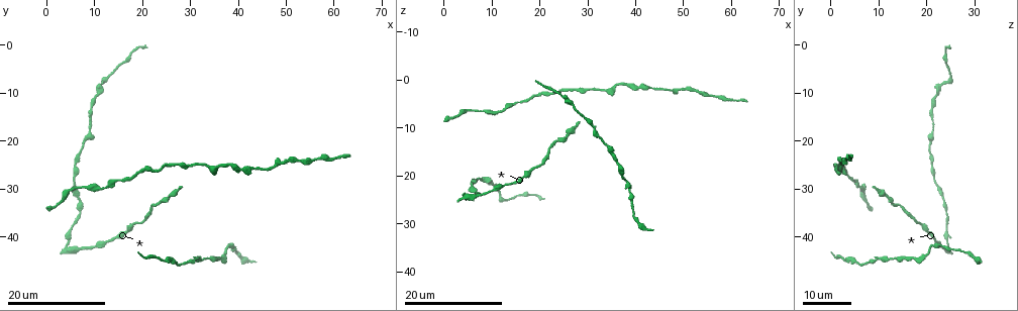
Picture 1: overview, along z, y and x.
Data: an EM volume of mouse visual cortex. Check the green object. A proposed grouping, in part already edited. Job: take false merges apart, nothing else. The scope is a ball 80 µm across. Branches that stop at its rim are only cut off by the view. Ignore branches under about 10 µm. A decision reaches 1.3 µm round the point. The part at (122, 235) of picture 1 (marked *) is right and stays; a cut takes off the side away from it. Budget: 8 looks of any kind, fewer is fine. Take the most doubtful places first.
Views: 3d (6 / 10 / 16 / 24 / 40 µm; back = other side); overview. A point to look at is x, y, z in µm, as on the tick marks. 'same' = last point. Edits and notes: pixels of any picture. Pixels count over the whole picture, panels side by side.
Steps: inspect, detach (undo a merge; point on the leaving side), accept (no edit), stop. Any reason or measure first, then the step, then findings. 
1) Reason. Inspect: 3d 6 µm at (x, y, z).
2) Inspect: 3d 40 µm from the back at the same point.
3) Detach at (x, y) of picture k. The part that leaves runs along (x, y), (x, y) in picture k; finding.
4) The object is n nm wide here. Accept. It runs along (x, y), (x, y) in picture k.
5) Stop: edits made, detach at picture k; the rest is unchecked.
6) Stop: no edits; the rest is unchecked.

Inspect: 3d 24 µm at (25.0, 32.5, 12.0).

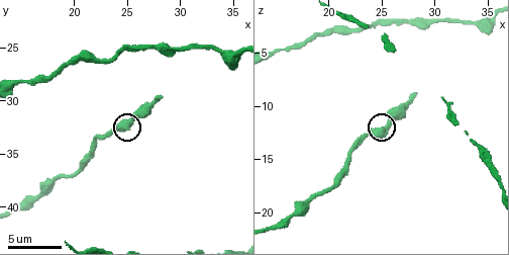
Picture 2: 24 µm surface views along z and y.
Zoom in. Inspect: 3d 6 µm at (25.4, 32.4, 12.6).

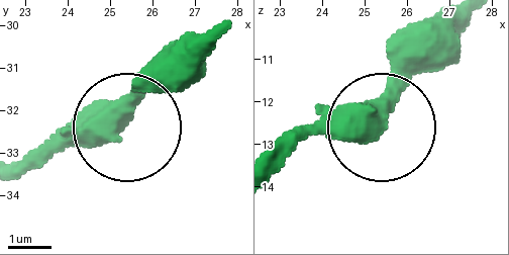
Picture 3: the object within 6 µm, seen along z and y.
The side arm is 44 µm long. Accept. One cell here.

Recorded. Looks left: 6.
Inspect: 3d 24 µm at (9.0, 18.5, 21.0).

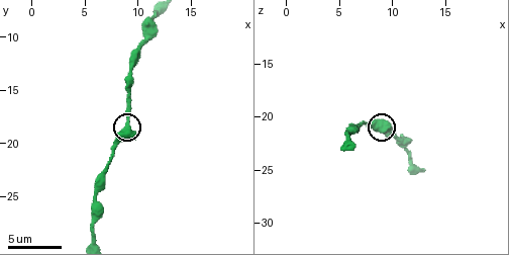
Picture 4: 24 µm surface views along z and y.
Inspect: 3d 6 µm at the same point.

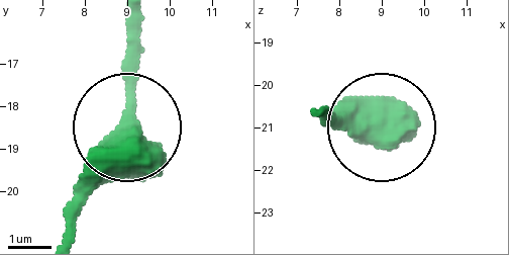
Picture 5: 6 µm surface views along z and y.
Accept. It runs along (67, 228), (85, 173), (125, 118), (125, 21) in picture 5; all the same cell.

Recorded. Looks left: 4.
Inspect: 3d 10 µm at (29.2, 25.2, 2.2).

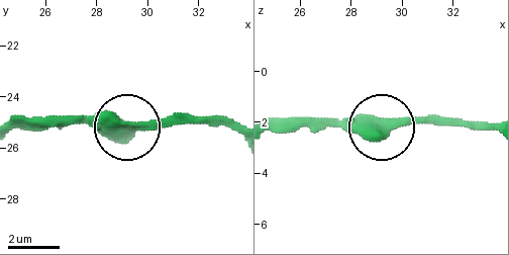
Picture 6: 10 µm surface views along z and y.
From behind. Inspect: 3d 10 µm from the back at (29.2, 25.0, 2.1).

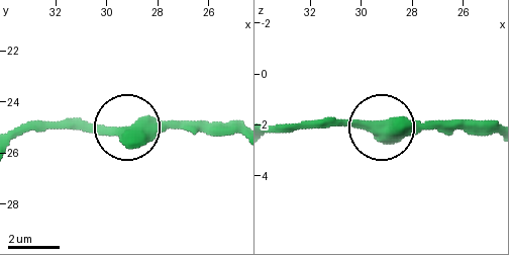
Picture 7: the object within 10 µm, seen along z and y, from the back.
Accept. Continuous, no second cell.

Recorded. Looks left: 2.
Inspect: 3d 16 µm at (31.0, 45.5, 9.5).

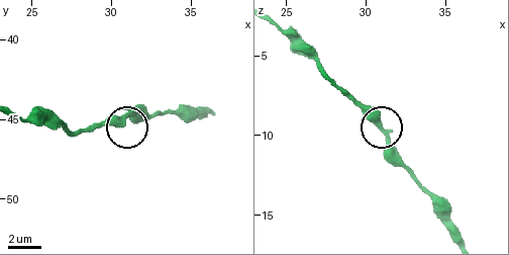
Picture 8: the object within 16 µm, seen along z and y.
Closer look. Inspect: 3d 10 µm at (30.9, 44.8, 9.2).

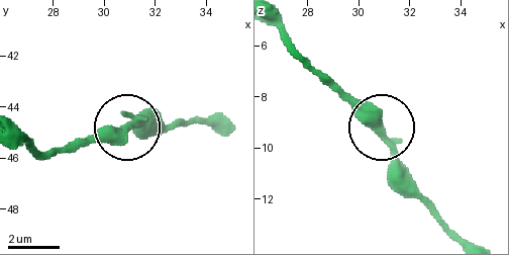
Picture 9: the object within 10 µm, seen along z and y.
The side arm is 16 µm long. Accept. Continuous, no second cell.

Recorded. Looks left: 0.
Stop: no edits; the rest is unchecked.

